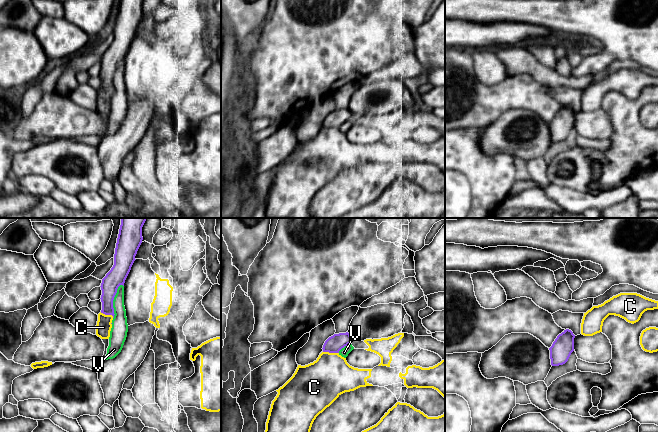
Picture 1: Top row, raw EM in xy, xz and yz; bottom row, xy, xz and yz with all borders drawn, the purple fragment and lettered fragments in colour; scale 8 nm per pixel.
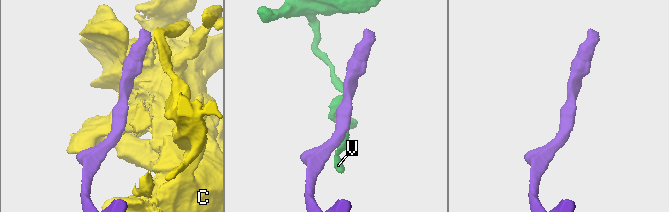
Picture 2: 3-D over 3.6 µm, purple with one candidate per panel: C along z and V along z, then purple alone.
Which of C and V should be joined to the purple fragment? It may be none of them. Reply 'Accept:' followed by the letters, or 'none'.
Accept: none

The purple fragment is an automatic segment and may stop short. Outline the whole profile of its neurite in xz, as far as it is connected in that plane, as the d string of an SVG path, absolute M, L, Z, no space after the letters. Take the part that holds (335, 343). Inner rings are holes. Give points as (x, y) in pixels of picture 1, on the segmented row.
M348 332L334 334L325 341L322 349L323 352L339 353L342 348L350 344L352 341L353 339Z

